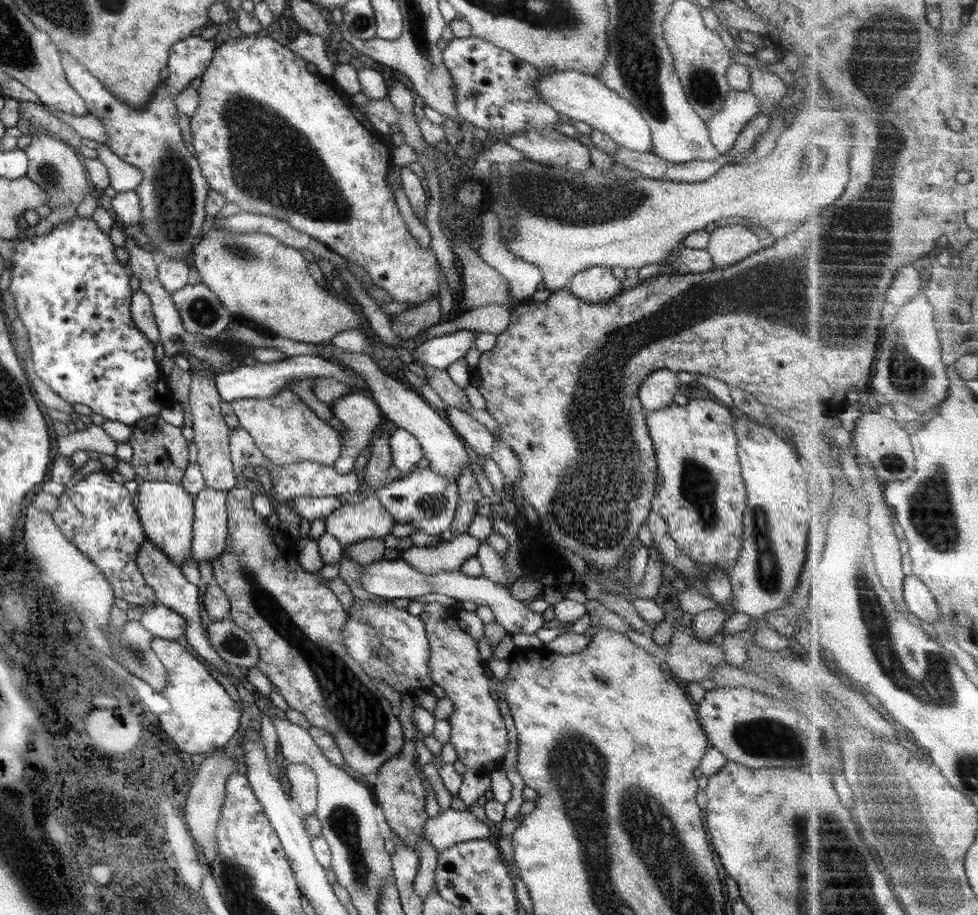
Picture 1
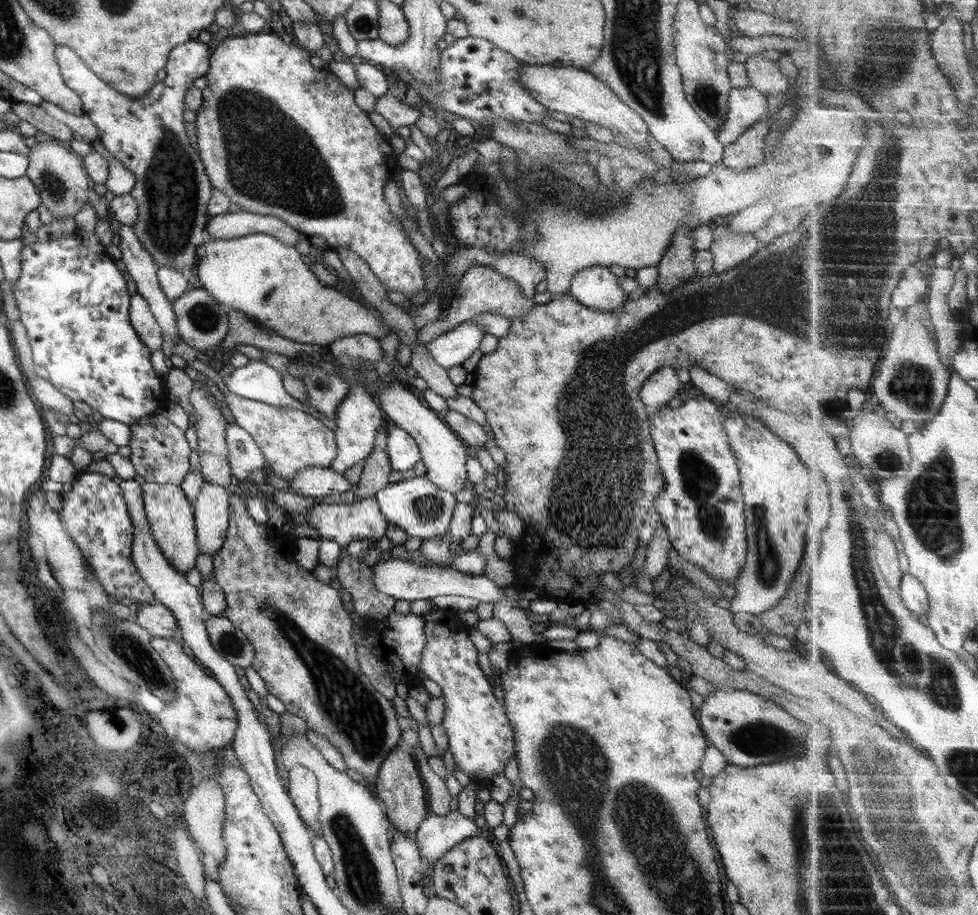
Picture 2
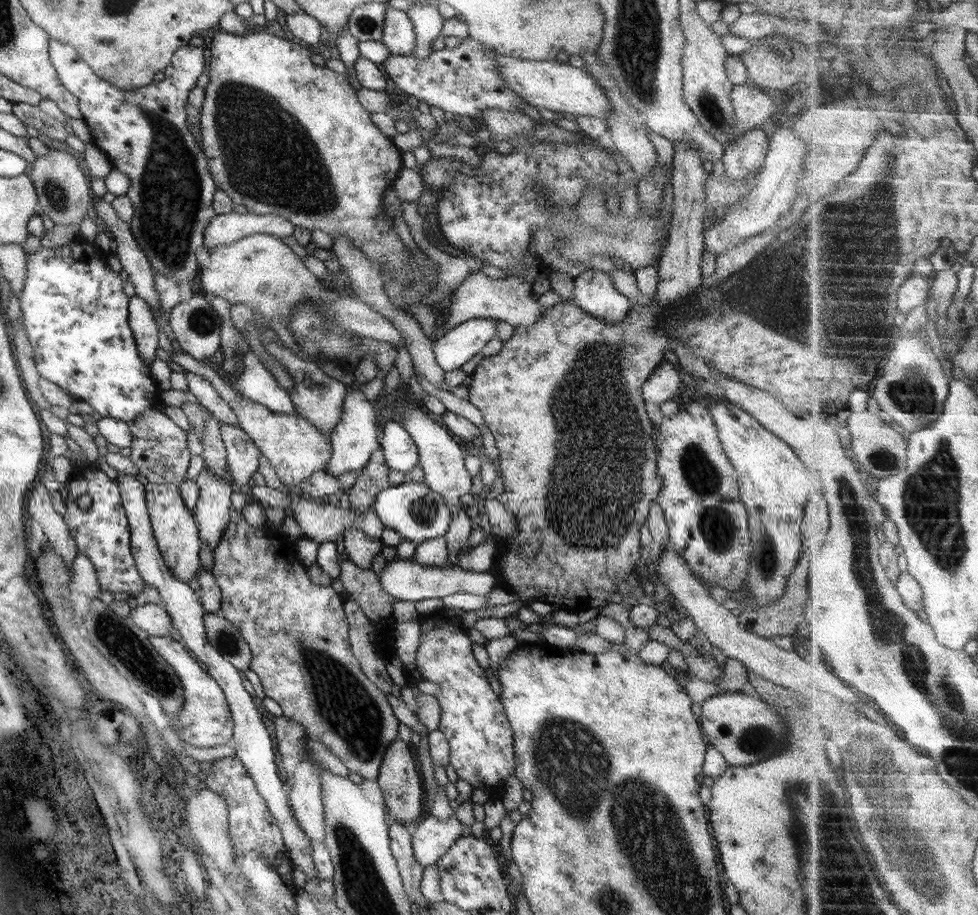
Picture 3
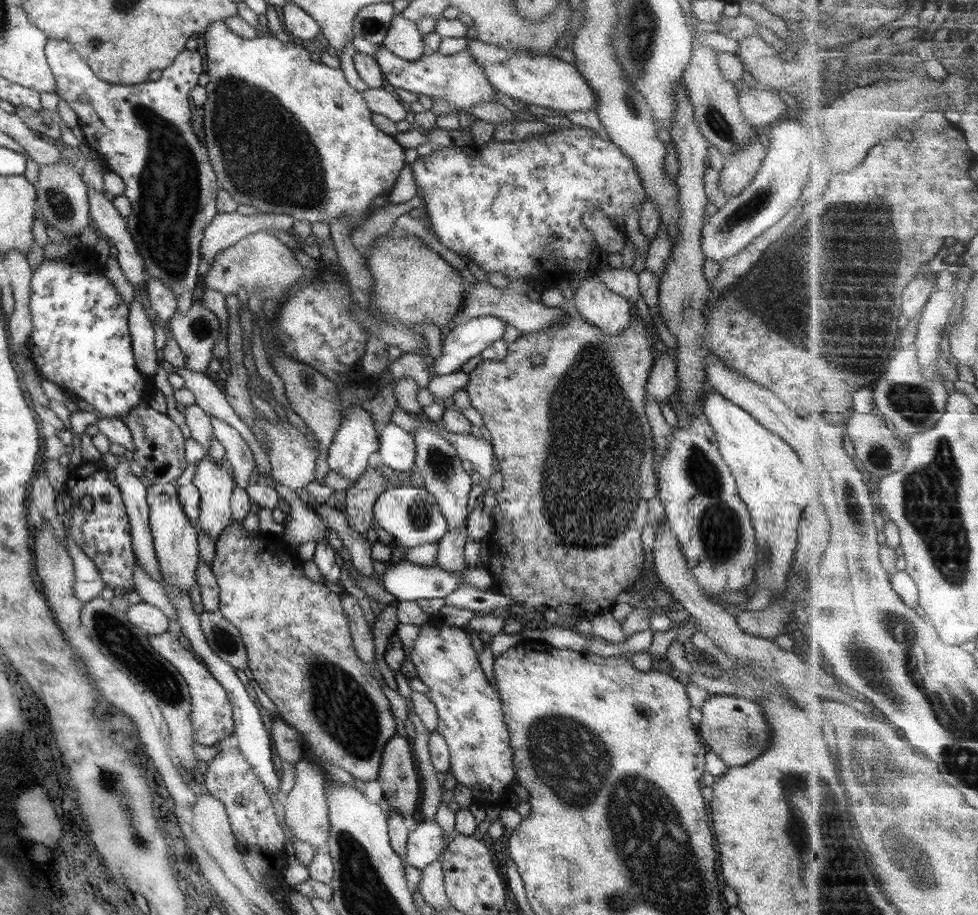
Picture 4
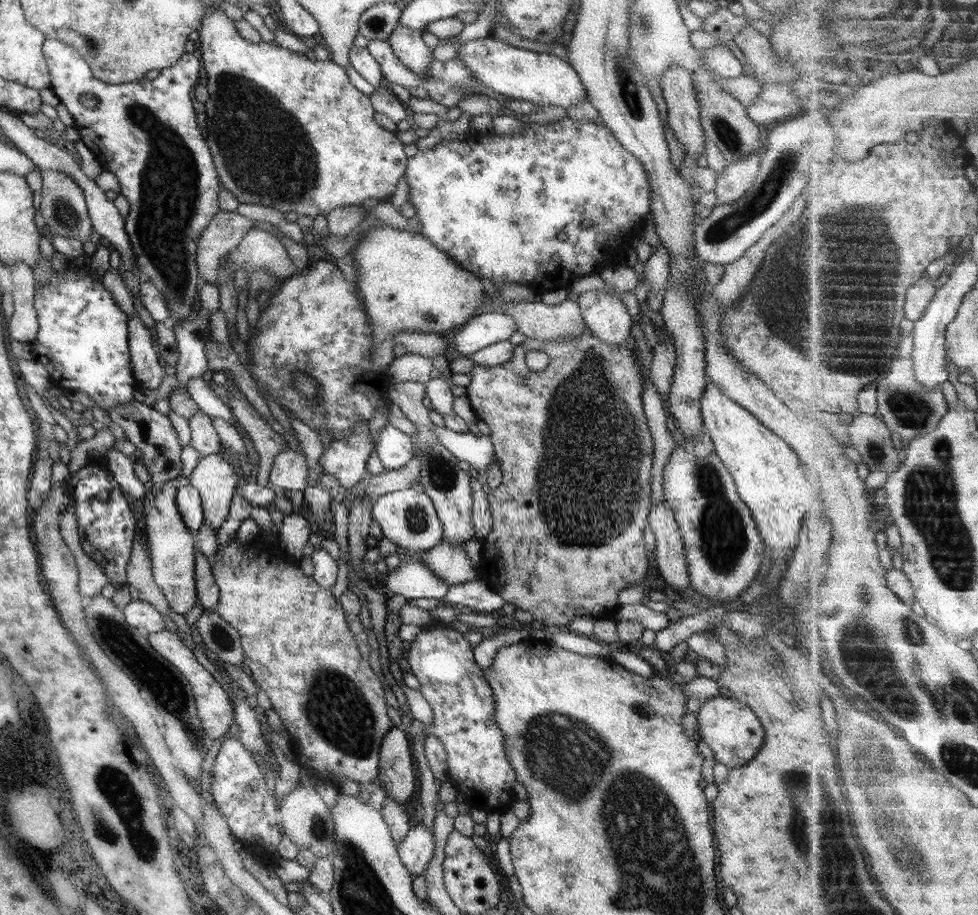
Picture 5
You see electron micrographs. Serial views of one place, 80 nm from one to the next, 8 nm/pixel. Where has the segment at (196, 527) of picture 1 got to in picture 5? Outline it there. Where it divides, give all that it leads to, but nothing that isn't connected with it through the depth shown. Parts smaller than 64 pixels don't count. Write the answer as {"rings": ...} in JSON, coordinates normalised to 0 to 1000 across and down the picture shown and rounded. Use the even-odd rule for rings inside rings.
{"rings":[[[218,495],[203,499],[193,520],[192,530],[202,537],[209,569],[220,581],[233,563],[243,519],[242,511],[230,497]]]}

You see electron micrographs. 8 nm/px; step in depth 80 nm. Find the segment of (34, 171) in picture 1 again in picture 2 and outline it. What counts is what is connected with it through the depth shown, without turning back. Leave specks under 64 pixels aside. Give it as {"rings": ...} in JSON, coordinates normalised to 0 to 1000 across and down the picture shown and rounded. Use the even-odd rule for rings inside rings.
{"rings":[[[56,153],[39,155],[28,166],[28,173],[29,183],[25,191],[38,207],[40,223],[46,225],[55,238],[76,236],[87,225],[91,212],[89,189],[79,169],[69,164],[63,155]]]}

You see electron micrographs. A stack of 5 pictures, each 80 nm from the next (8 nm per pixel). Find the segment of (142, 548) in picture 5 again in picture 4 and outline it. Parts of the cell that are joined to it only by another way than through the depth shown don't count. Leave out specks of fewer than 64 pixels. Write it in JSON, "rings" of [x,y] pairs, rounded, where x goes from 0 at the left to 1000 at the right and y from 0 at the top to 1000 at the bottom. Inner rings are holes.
{"rings":[[[138,614],[135,621],[136,644],[142,654],[150,660],[162,664],[173,679],[179,679],[180,667],[173,658],[168,643],[146,623],[146,620]]]}

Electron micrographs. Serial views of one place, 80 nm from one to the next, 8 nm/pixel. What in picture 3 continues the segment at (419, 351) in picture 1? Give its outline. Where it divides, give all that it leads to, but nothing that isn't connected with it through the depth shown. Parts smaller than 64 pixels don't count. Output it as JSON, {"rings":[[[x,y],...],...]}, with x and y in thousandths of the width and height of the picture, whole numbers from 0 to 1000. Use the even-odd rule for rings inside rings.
{"rings":[[[482,349],[463,358],[445,372],[442,385],[447,400],[457,408],[475,398],[490,386],[498,374],[507,369],[506,349]]]}

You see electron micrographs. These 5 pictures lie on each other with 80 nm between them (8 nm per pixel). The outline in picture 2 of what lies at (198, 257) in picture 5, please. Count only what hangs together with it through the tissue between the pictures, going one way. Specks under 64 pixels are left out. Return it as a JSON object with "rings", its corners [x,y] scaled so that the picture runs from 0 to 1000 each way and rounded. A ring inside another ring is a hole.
{"rings":[[[246,230],[218,235],[210,250],[215,262],[236,262],[255,256],[271,256],[299,270],[306,262],[306,255],[292,243],[275,235],[267,236]]]}

